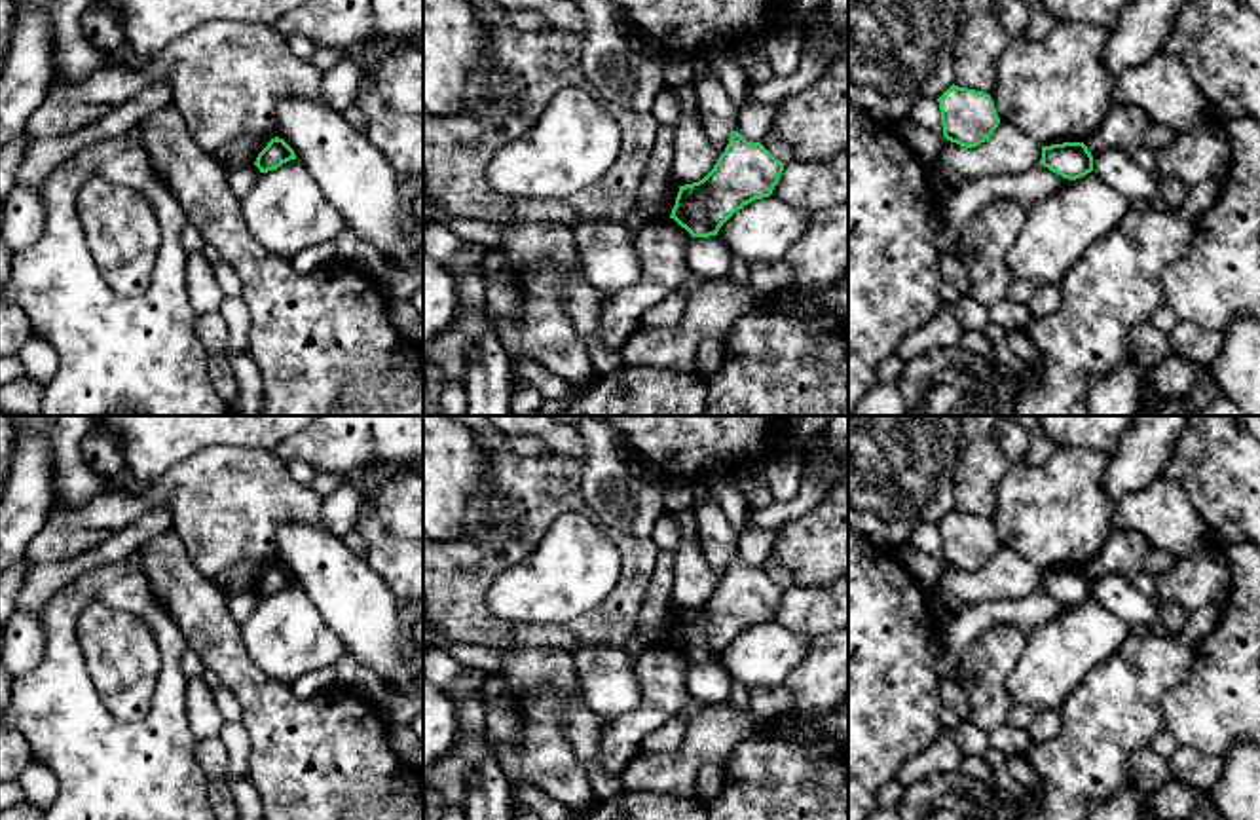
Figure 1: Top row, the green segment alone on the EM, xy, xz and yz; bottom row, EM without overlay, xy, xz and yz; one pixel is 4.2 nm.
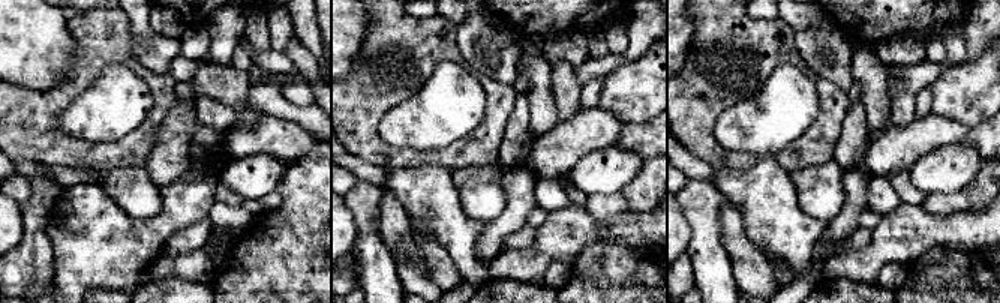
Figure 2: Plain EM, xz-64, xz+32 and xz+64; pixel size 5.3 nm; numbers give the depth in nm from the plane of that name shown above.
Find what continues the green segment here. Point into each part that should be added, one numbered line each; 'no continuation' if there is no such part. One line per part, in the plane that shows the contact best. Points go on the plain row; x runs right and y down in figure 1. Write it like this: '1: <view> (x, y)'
no continuation

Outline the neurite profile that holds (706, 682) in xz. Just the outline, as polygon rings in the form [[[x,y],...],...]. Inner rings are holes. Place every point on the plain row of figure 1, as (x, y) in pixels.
[[[717,661],[695,662],[687,674],[689,695],[702,704],[731,699],[731,676]]]

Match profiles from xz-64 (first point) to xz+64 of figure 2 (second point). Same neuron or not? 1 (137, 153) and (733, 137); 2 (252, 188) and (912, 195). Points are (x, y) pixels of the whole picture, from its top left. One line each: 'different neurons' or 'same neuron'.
1: different neurons
2: different neurons

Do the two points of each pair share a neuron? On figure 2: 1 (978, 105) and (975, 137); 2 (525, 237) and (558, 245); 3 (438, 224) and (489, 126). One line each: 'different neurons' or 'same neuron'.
1: different neurons
2: different neurons
3: different neurons

